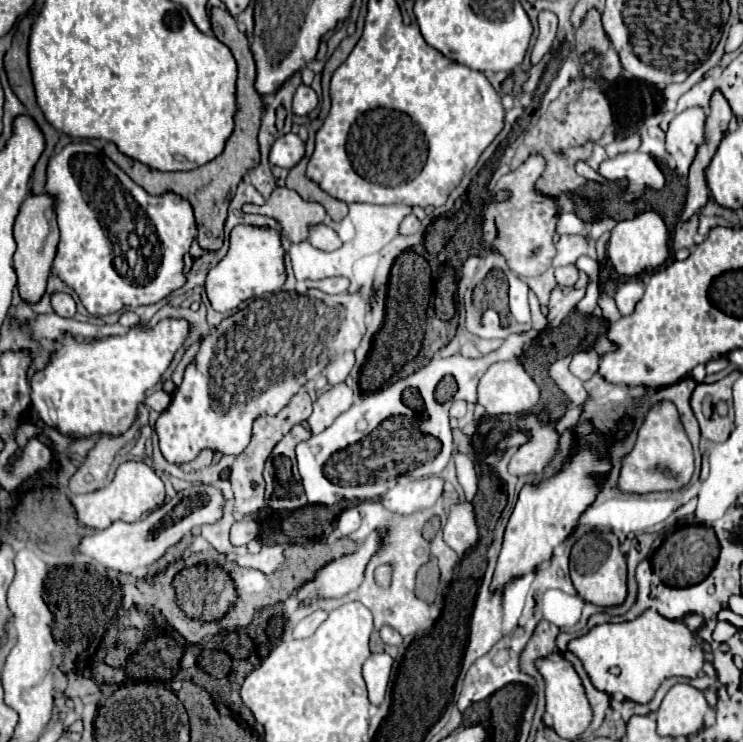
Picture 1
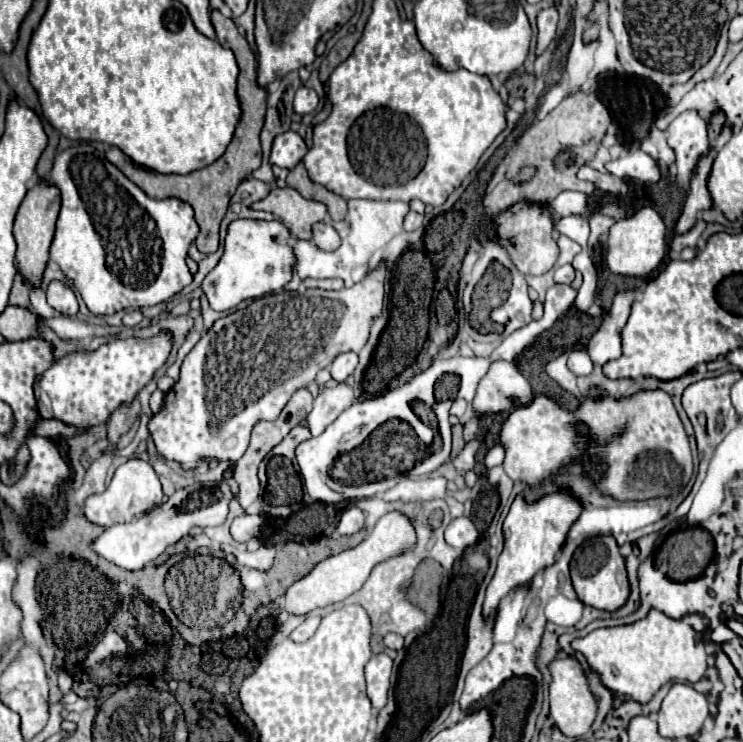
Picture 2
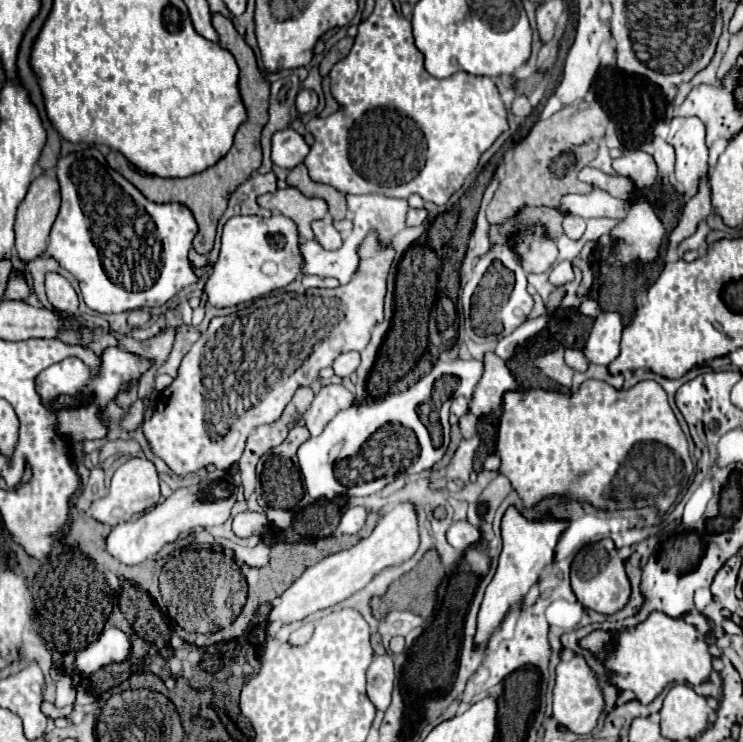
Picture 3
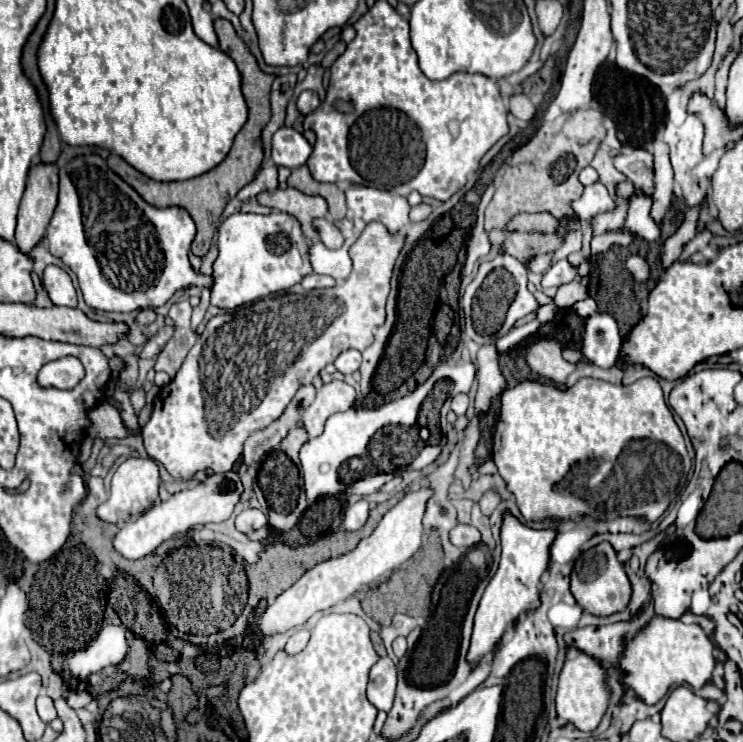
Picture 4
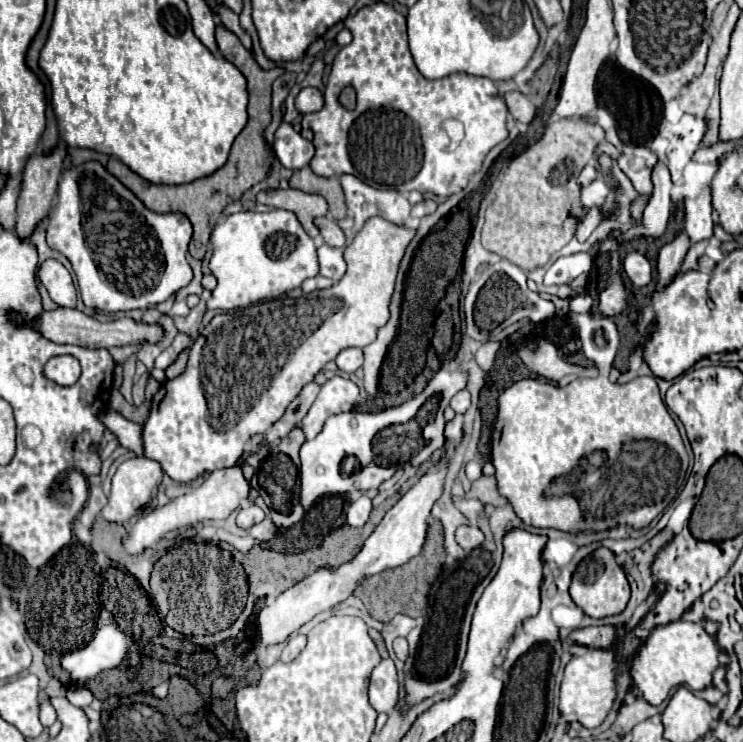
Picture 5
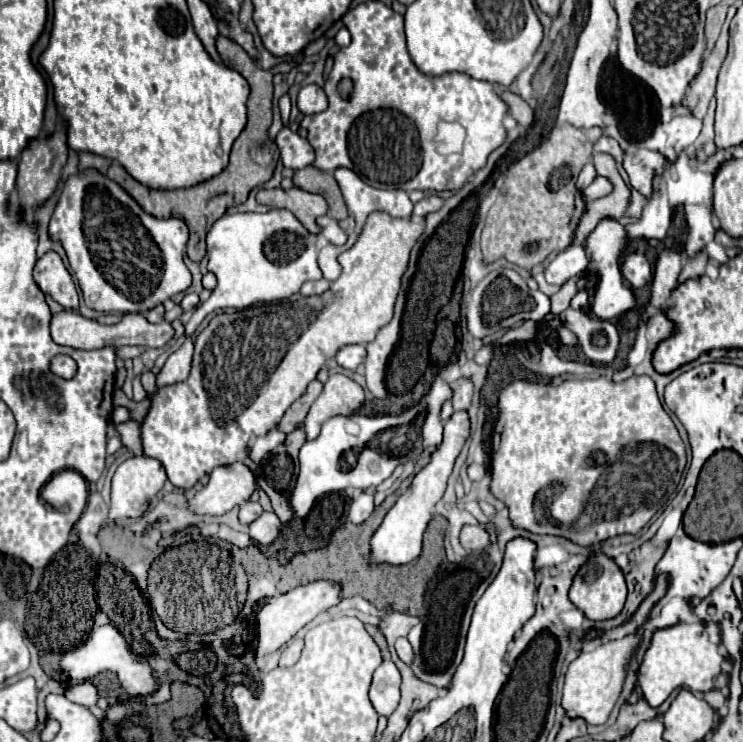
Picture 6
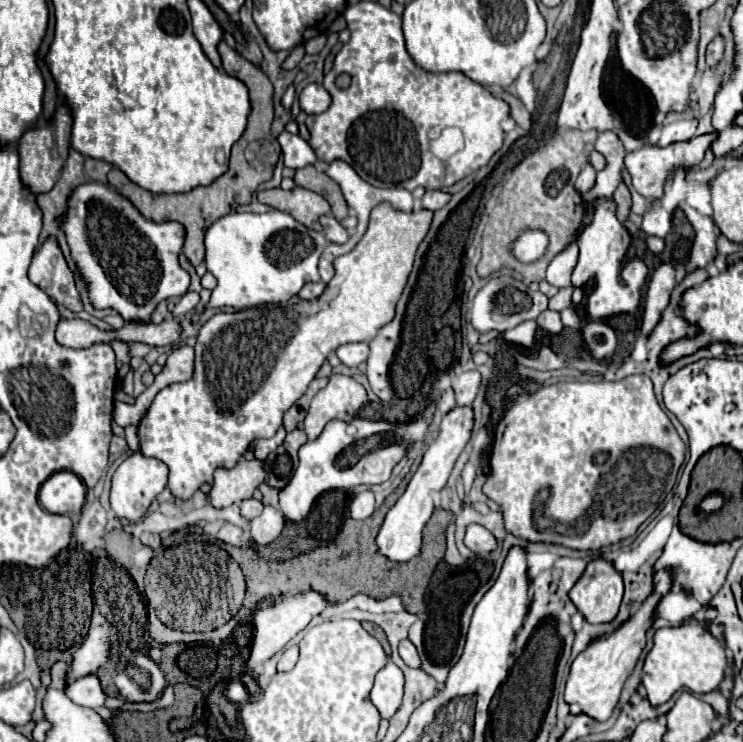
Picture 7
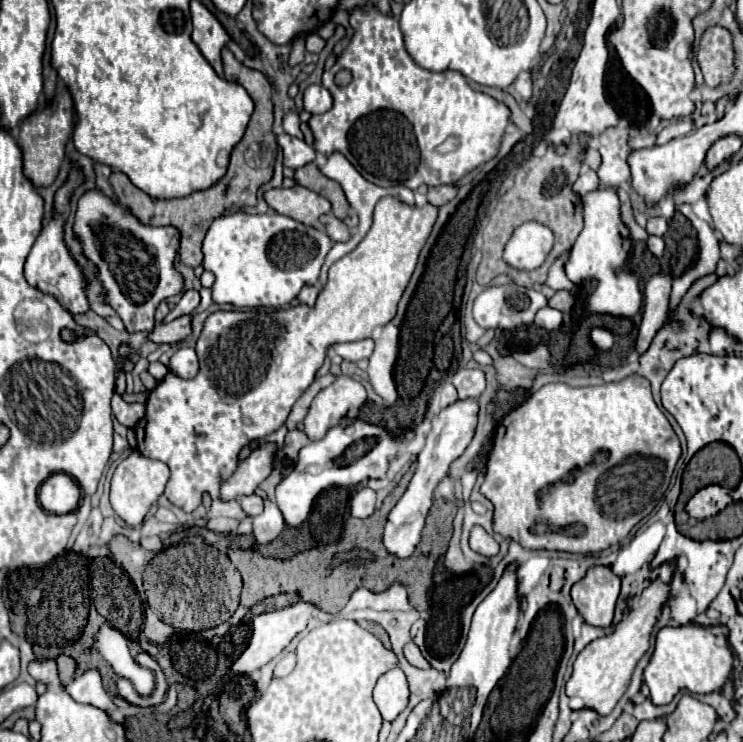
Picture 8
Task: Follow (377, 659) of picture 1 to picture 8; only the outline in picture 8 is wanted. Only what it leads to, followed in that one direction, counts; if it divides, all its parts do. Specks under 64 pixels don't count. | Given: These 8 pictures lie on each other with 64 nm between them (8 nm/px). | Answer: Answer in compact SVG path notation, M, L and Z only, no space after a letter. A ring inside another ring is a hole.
M400 668L382 674L374 688L374 702L384 720L392 722L408 704L408 682Z

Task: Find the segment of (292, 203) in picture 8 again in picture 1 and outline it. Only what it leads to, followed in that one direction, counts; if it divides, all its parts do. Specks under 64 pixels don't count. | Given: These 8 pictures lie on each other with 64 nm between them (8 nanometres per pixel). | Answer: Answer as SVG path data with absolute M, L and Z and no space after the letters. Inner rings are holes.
M276 188L264 206L248 206L244 212L274 218L282 226L282 234L294 244L308 238L310 224L320 224L326 218L322 204L306 202L296 190L290 188Z

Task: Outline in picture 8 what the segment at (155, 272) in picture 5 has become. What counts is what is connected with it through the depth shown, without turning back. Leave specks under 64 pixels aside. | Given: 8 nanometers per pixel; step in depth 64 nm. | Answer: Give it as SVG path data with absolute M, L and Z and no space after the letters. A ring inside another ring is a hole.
M98 188L86 190L80 196L72 230L82 242L82 254L96 266L104 302L118 312L126 330L152 330L156 306L162 300L184 292L184 278L174 268L174 258L180 248L180 232L174 226L142 224L132 212L128 212L128 208L112 202L112 198Z

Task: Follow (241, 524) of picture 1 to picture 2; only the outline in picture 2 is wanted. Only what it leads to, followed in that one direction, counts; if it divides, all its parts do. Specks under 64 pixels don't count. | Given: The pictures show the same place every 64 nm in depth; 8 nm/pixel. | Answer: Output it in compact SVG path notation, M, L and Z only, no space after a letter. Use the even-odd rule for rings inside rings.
M242 514L232 522L230 534L236 542L248 542L250 538L260 534L262 522L264 522L264 518L260 514Z

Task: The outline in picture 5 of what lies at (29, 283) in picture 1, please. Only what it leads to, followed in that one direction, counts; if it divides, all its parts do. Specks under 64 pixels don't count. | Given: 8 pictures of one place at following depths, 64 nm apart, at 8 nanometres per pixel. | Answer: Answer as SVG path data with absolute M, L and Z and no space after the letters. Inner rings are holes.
M58 144L58 148L50 154L50 156L42 156L36 154L26 162L24 168L24 176L22 176L22 190L20 190L20 198L18 198L18 220L16 220L16 234L20 236L20 240L28 240L34 230L38 228L38 224L48 216L50 208L52 208L52 200L56 196L56 188L58 188L58 180L62 174L62 144Z

